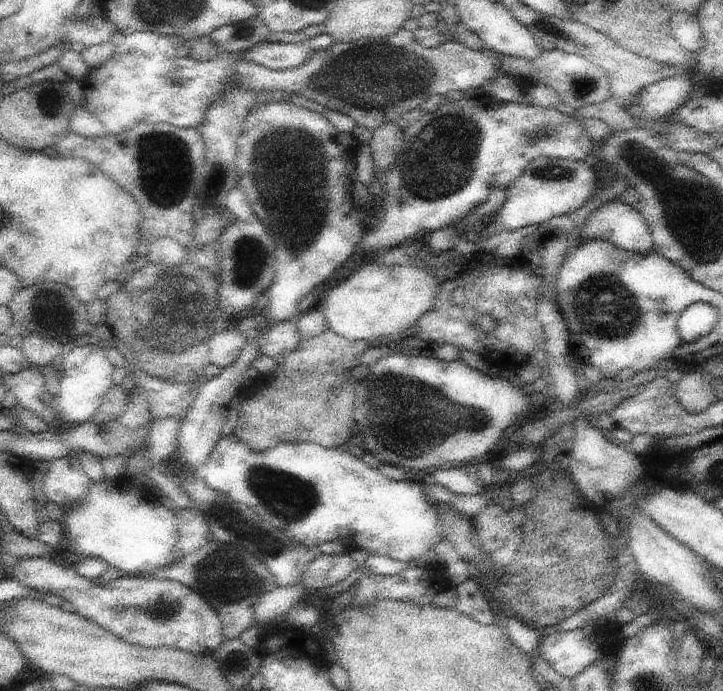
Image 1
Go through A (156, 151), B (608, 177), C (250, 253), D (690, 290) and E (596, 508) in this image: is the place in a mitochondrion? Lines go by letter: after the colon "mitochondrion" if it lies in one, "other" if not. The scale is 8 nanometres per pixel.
A: mitochondrion
B: other
C: mitochondrion
D: other
E: other

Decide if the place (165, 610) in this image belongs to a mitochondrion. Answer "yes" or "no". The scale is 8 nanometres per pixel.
yes

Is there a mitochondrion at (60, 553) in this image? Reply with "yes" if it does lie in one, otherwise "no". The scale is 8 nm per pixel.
no

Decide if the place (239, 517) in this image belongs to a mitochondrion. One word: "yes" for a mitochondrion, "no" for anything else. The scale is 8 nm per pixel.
yes

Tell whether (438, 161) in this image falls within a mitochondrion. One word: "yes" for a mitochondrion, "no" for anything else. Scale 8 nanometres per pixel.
yes

